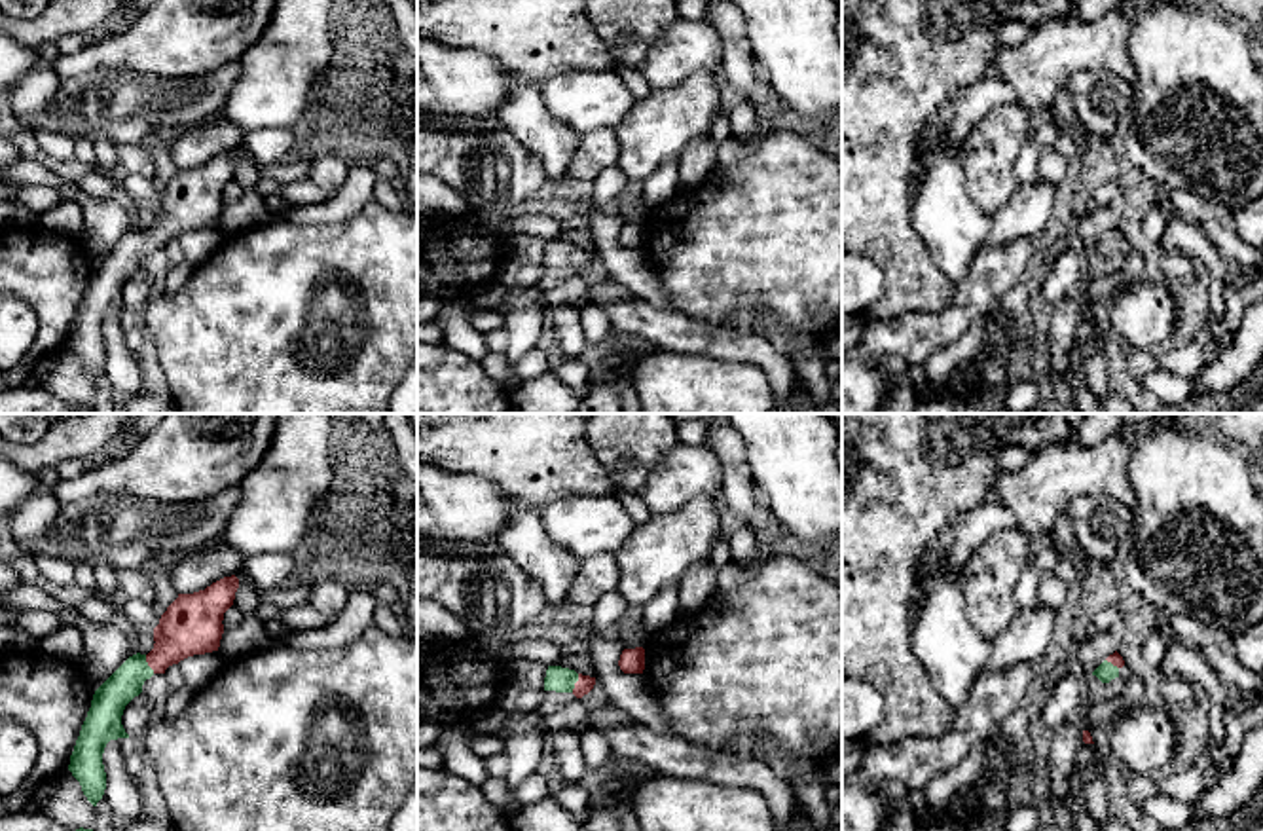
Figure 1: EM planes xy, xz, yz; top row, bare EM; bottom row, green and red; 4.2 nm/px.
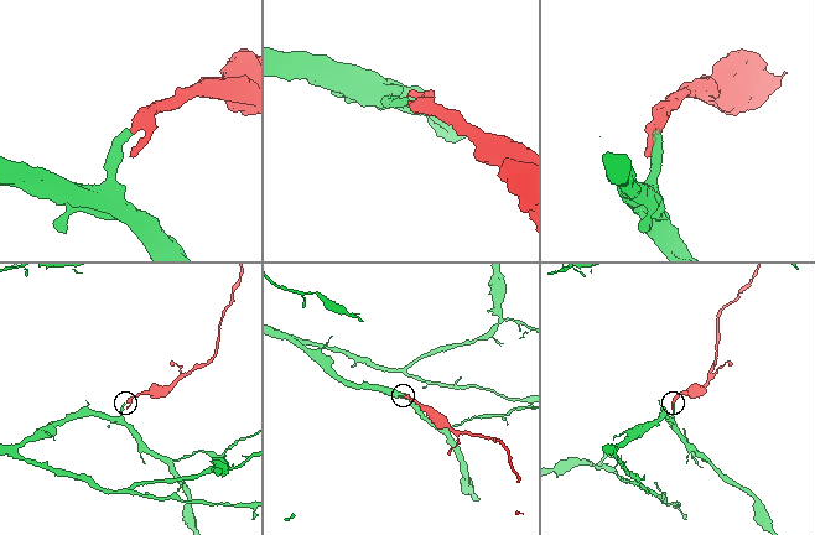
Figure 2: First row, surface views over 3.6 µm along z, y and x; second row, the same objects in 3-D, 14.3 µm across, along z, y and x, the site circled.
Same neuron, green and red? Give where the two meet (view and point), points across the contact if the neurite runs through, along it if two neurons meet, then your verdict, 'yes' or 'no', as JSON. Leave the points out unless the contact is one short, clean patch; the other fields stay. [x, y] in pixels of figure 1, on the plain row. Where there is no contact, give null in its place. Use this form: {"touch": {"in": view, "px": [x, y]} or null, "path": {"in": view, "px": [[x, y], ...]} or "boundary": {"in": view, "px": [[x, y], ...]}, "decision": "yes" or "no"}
{"touch": {"in": "xy", "px": [146, 240]}, "path": {"in": "xy", "px": [[110, 274], [146, 240], [190, 200]]}, "decision": "yes"}

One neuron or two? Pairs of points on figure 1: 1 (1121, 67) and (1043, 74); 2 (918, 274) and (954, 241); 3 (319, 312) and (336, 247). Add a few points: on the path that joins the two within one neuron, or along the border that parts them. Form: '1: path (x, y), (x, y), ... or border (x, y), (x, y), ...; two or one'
1: path (1102, 57), (1062, 57); one
2: border (913, 221), (933, 262), (952, 289); two
3: path (332, 296), (336, 262); one

